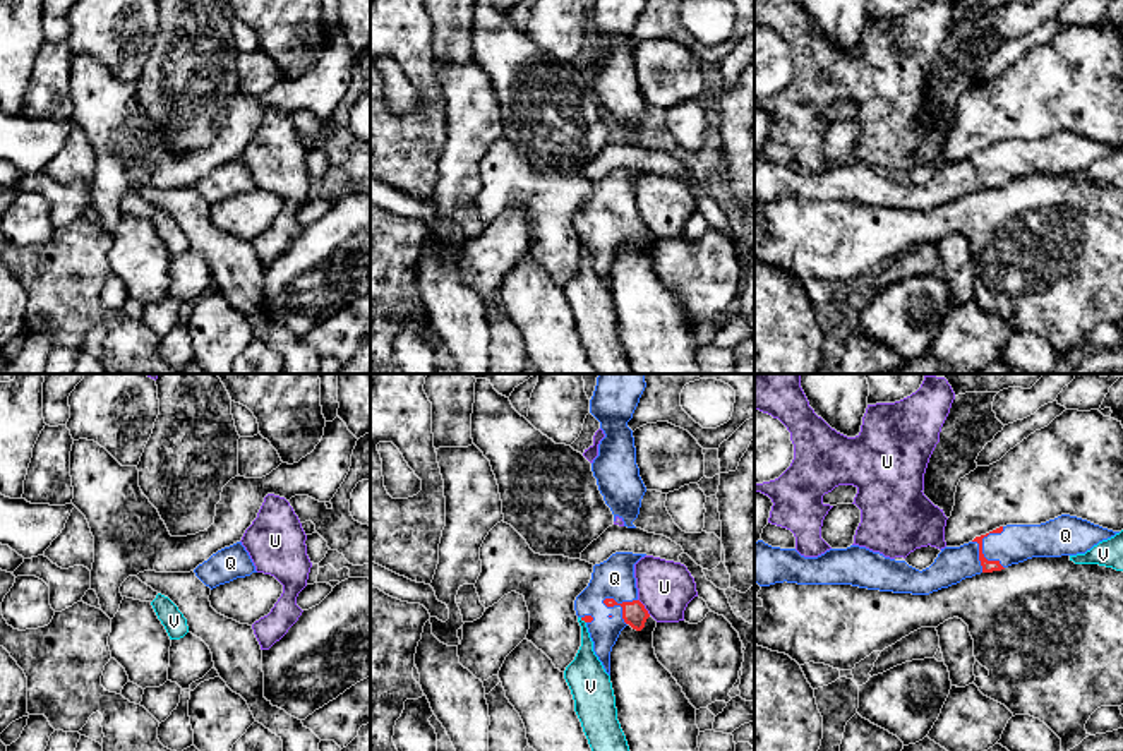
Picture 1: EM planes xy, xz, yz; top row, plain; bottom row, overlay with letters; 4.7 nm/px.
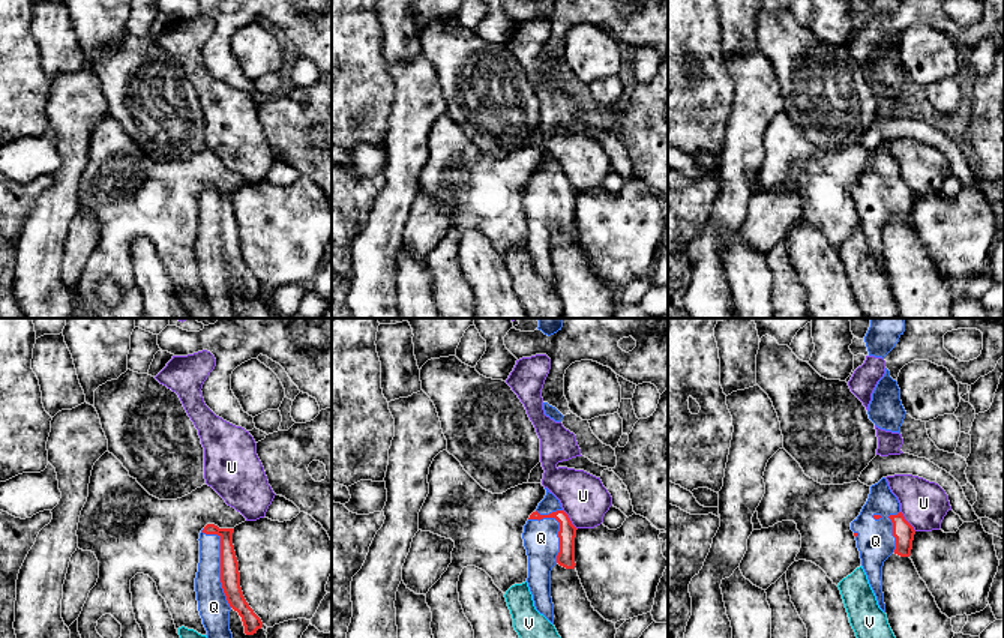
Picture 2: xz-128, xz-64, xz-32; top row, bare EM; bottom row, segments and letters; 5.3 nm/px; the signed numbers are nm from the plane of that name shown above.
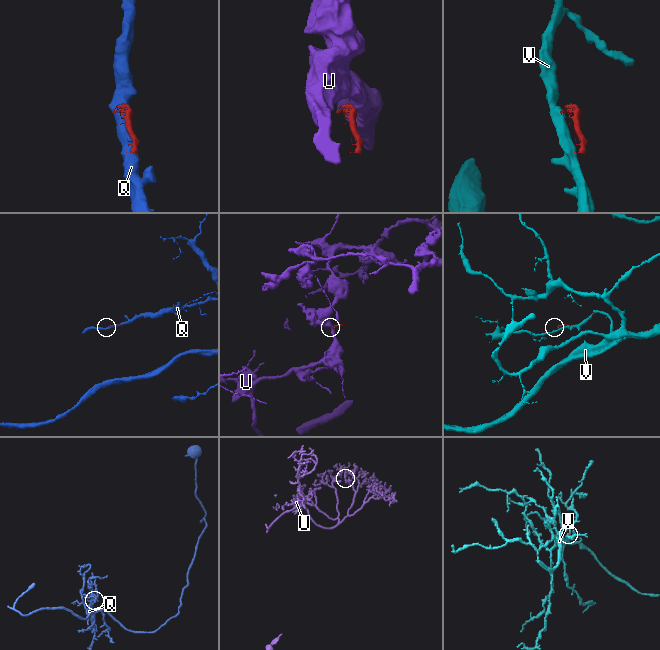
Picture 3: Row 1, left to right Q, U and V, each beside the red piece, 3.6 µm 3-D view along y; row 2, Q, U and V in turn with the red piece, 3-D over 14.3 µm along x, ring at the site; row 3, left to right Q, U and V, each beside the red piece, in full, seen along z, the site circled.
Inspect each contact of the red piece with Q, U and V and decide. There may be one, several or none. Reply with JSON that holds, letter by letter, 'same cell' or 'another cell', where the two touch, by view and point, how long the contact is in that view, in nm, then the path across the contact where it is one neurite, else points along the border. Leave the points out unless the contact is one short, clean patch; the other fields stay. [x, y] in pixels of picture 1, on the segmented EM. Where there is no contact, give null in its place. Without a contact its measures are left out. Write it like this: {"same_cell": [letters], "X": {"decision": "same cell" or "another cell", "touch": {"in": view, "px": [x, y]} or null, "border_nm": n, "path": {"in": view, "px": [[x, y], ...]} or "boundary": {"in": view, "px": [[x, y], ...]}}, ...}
{"same_cell": ["Q"], "Q": {"decision": "same cell", "touch": {"in": "yz", "px": [981, 544]}, "border_nm": 240}, "U": {"decision": "another cell", "touch": {"in": "xz", "px": [643, 607]}, "border_nm": 100, "boundary": {"in": "xz", "px": [[638, 599], [650, 614]]}}, "V": {"decision": "another cell", "touch": {"in": "xz", "px": [583, 619]}, "border_nm": 40, "boundary": {"in": "xz", "px": [[580, 618], [585, 623]]}}}

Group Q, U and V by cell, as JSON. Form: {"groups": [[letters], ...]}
{"groups": [["Q"], ["U"], ["V"]]}

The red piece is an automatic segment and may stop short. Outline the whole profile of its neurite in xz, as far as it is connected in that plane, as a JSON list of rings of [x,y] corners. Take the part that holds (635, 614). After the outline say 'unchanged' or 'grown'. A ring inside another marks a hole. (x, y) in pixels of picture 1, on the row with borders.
[[[616,552],[595,564],[588,586],[576,597],[576,616],[586,622],[593,652],[610,676],[610,652],[629,624],[641,631],[650,617],[638,600],[634,564],[646,554]]]; grown

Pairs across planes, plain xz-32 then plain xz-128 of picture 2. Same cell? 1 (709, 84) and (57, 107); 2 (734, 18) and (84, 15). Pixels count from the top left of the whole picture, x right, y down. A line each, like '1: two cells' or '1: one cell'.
1: two cells
2: two cells

